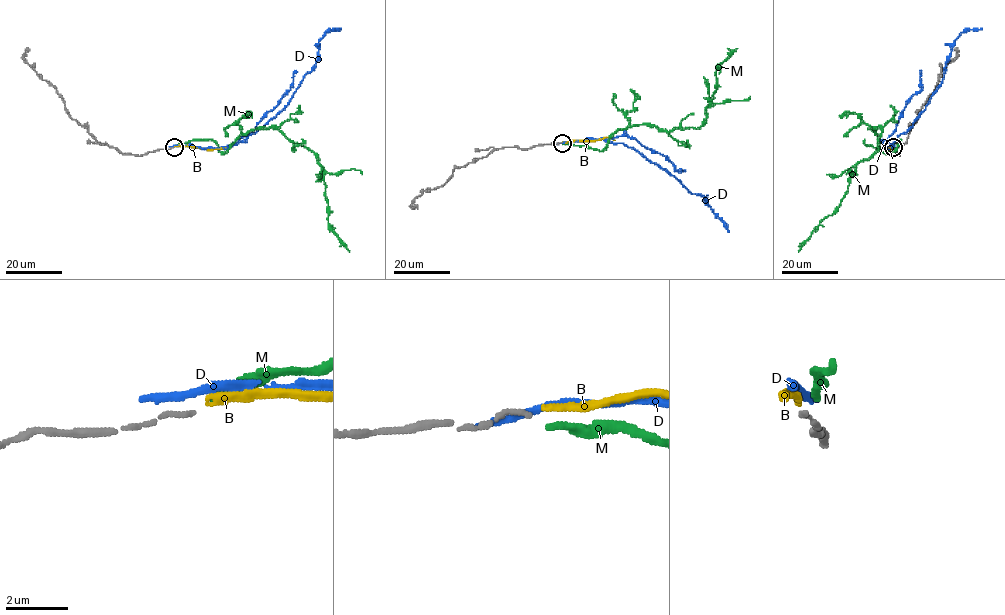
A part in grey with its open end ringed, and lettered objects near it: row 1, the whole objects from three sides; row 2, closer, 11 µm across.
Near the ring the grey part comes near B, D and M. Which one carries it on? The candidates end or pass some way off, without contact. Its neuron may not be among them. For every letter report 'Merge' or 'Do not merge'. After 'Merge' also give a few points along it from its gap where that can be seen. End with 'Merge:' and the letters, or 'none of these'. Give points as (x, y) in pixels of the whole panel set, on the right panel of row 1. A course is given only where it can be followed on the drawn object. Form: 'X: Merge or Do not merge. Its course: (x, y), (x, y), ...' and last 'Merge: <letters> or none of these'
B: Do not merge
D: Do not merge
M: Do not merge
Merge: none of these

